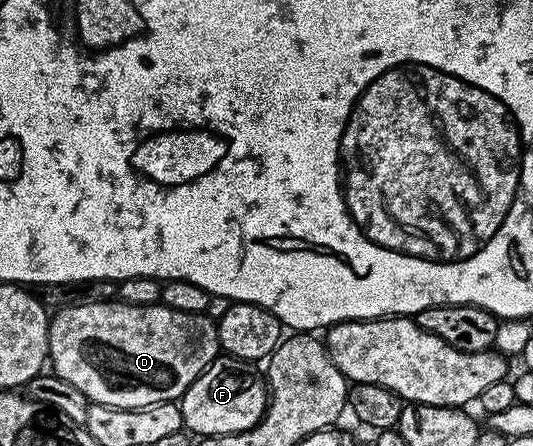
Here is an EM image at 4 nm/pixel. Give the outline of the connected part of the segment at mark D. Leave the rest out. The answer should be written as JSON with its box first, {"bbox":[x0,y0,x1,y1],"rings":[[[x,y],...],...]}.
{"bbox":[47,300,221,409],"rings":[[[121,300],[102,301],[101,303],[81,303],[80,305],[67,305],[65,308],[58,310],[50,318],[47,326],[49,331],[49,347],[47,348],[47,356],[49,365],[54,376],[65,379],[65,383],[73,383],[73,387],[77,387],[77,391],[81,391],[81,395],[85,395],[88,402],[96,405],[104,405],[105,407],[113,407],[114,409],[144,409],[150,405],[157,403],[165,403],[166,401],[178,402],[182,398],[183,393],[193,384],[202,373],[207,372],[207,368],[211,366],[211,362],[220,356],[221,348],[218,341],[218,327],[216,322],[211,321],[206,313],[198,313],[197,315],[189,315],[185,311],[173,311],[169,307],[165,307],[162,303],[158,305],[130,305]]]}

